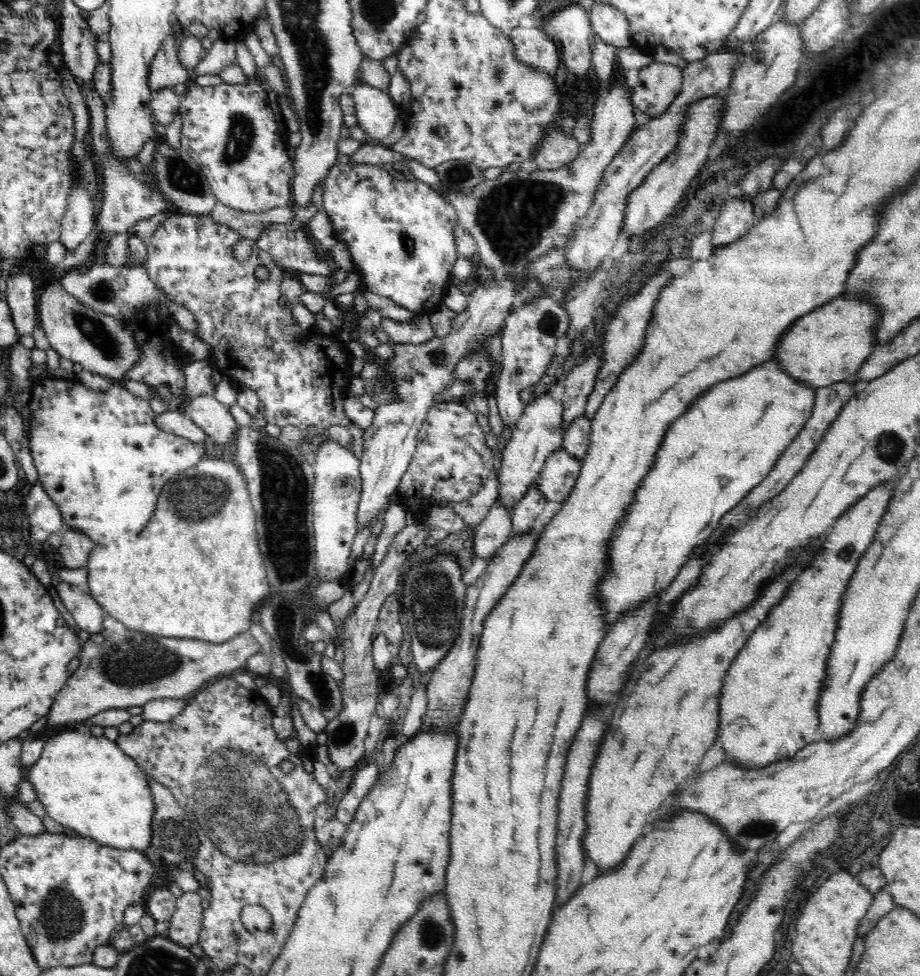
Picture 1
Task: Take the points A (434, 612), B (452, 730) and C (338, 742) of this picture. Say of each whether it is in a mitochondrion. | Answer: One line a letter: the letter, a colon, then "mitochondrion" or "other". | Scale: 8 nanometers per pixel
A: mitochondrion
B: other
C: mitochondrion

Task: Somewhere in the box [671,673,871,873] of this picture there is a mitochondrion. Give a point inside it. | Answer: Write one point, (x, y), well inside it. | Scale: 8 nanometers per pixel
(758, 830)

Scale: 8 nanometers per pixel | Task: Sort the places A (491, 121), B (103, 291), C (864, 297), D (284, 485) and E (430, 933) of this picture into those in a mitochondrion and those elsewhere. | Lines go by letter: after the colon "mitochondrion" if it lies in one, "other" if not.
A: other
B: mitochondrion
C: other
D: mitochondrion
E: mitochondrion

